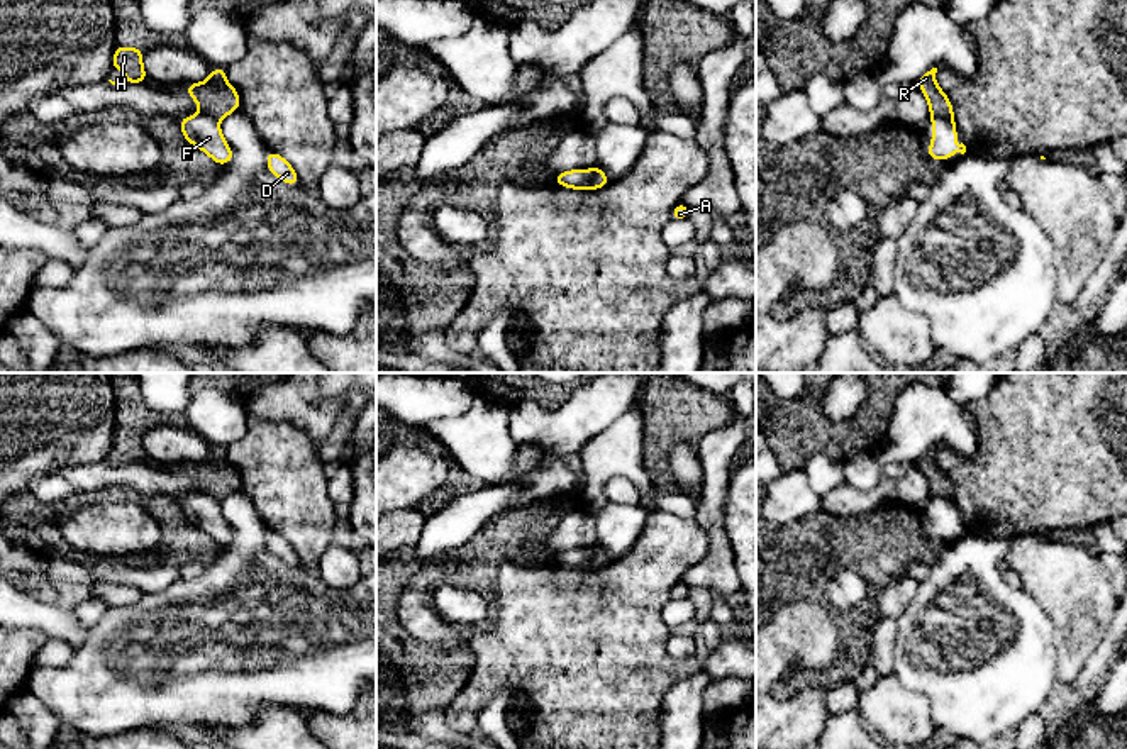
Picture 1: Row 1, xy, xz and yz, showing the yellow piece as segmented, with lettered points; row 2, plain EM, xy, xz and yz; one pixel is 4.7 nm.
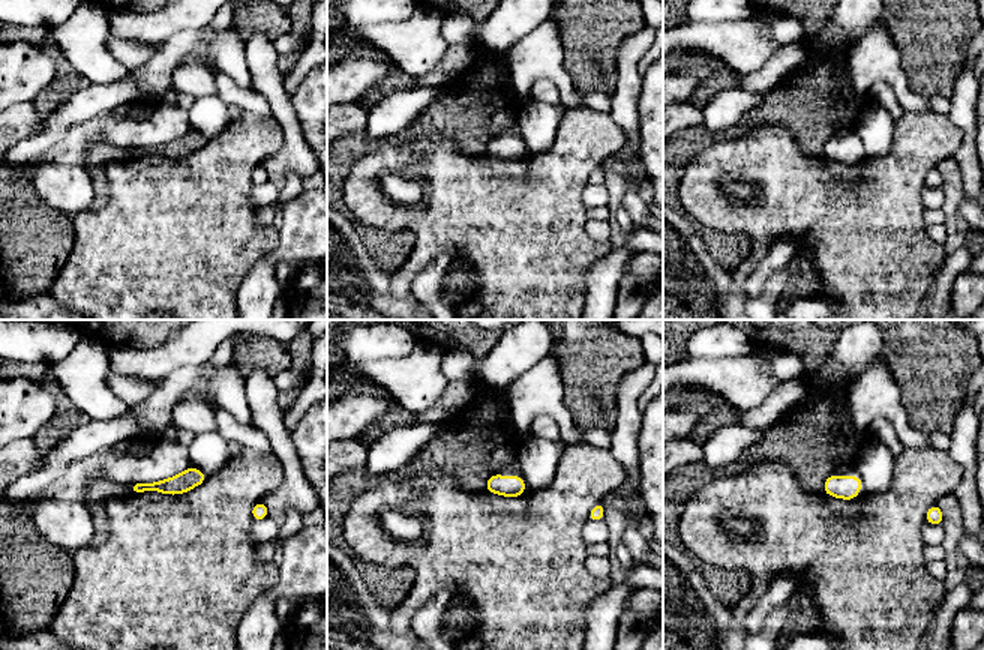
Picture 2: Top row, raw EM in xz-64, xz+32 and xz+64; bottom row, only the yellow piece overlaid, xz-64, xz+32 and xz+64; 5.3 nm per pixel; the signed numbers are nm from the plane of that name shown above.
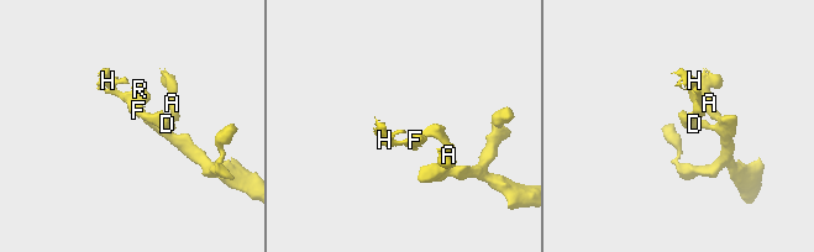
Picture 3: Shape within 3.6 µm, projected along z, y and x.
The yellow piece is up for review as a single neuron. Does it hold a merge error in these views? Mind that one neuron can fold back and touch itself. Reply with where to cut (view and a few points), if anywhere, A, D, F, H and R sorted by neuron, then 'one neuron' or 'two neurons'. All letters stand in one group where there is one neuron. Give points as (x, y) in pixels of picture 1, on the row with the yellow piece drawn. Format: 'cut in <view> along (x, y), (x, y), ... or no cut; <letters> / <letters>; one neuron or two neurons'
cut in xz along (592, 168), (587, 188); A D F / H R; two neurons

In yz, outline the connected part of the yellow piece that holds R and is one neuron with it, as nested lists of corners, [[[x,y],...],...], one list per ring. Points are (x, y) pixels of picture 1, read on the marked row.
[[[932,68],[930,71],[924,73],[917,80],[917,86],[922,90],[929,102],[930,119],[939,117],[949,120],[954,115],[952,103],[947,95],[937,86],[935,73],[937,68]]]

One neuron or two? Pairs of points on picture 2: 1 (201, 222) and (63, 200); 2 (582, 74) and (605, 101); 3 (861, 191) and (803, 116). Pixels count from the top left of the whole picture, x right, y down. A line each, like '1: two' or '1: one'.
1: two
2: two
3: two

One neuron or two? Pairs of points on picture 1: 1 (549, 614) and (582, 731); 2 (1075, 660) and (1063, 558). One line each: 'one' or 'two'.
1: one
2: one

